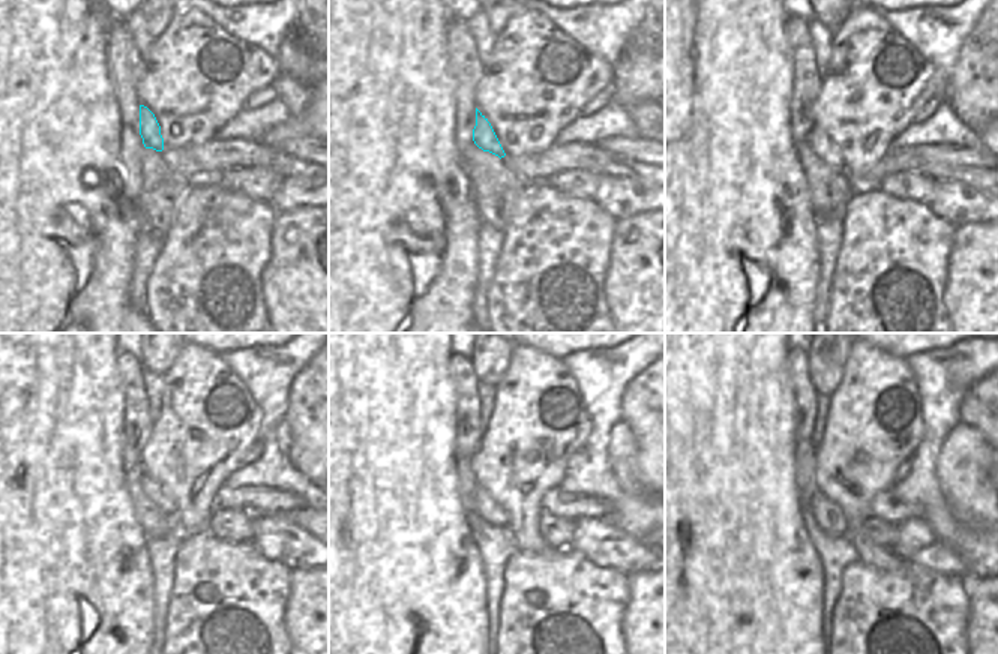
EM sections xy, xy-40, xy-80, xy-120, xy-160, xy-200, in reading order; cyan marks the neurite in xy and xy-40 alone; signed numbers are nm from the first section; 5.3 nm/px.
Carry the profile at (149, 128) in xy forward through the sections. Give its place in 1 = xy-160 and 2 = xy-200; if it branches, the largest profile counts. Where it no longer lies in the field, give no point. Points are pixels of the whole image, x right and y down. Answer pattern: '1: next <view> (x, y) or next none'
1: next xy-160 (491, 512)
2: next xy-200 (829, 518)

